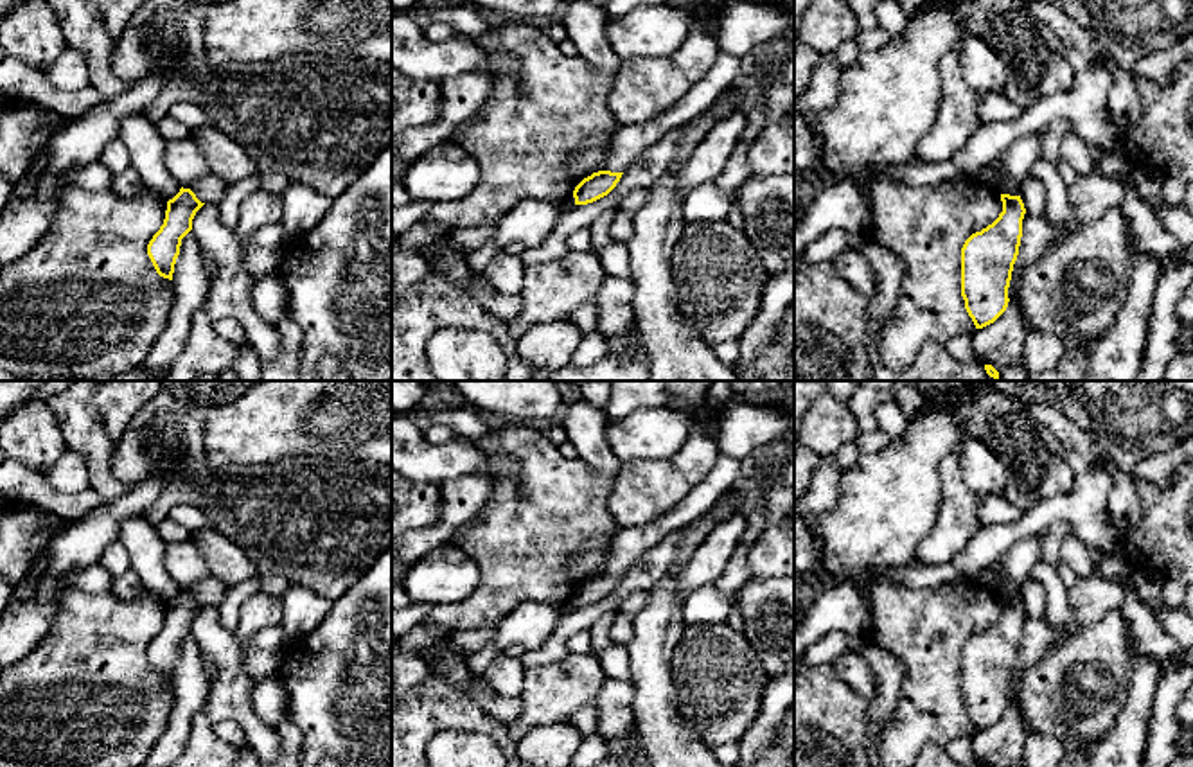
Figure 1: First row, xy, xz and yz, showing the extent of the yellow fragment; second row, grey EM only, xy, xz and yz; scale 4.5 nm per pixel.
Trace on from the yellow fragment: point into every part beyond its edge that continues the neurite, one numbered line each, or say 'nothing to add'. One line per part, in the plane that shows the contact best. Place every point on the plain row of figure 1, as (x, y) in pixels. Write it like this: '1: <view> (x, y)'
nothing to add

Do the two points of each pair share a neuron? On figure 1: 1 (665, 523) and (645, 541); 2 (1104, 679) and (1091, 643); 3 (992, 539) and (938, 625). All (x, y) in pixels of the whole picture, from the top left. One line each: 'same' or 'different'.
1: same
2: same
3: different

